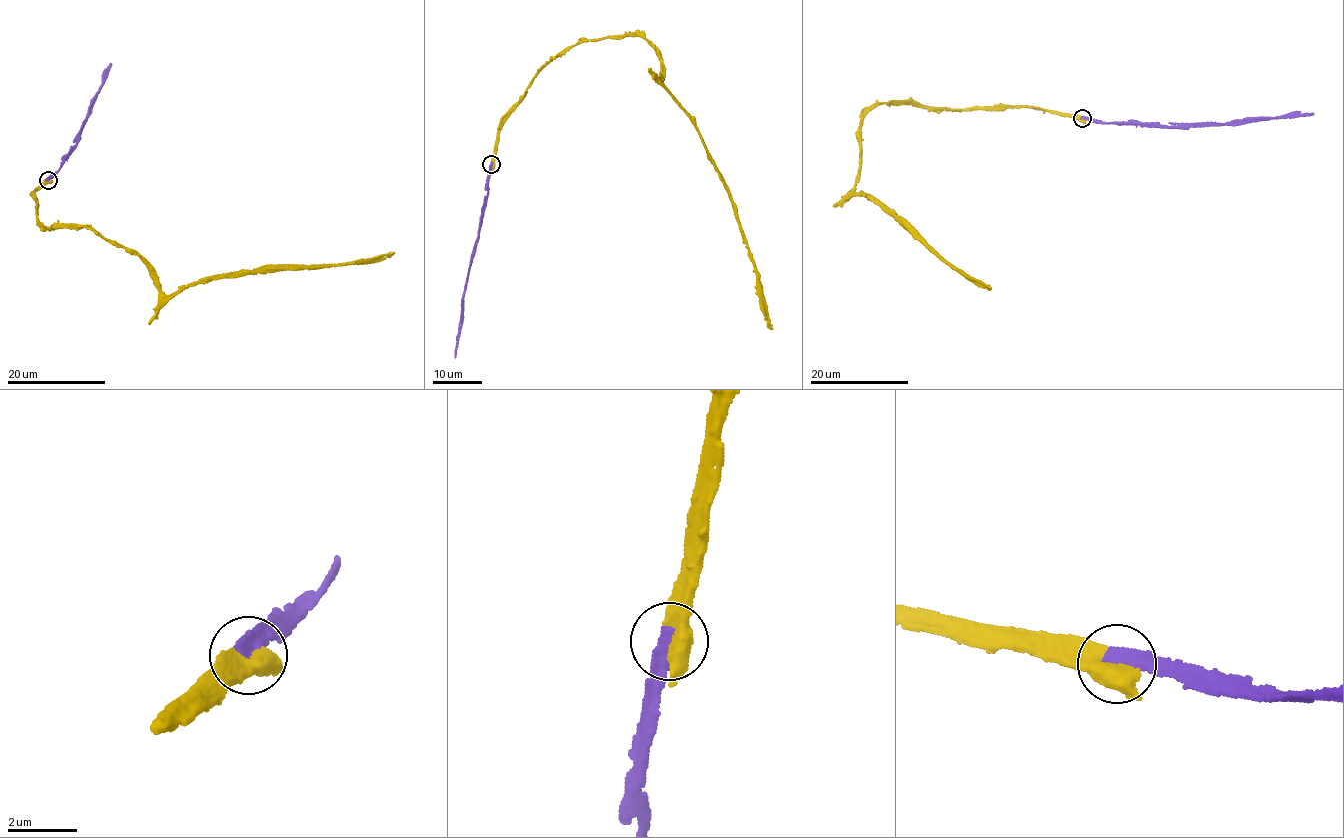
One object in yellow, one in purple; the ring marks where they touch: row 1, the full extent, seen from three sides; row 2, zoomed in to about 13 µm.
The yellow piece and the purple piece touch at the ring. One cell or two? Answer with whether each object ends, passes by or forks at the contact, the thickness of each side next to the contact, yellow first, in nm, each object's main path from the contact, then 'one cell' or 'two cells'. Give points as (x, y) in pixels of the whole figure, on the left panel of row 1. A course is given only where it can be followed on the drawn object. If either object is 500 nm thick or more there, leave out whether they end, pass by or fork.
yellow passes by; purple ends; calibres 460 and 400 nm; course yellow (48, 179), (29, 194), (43, 227), (94, 229), (140, 256), (167, 295), (284, 264), (343, 264), (395, 252); course purple (47, 180), (57, 174), (81, 139), (90, 104), (107, 77), (110, 62); one cell

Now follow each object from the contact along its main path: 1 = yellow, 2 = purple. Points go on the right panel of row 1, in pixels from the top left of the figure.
1: (1083, 118), (1024, 105), (928, 110), (909, 102), (883, 102), (859, 123), (854, 192), (990, 288)
2: (1082, 118), (1104, 124), (1187, 129), (1195, 126), (1228, 125), (1241, 119), (1293, 118), (1313, 112)

